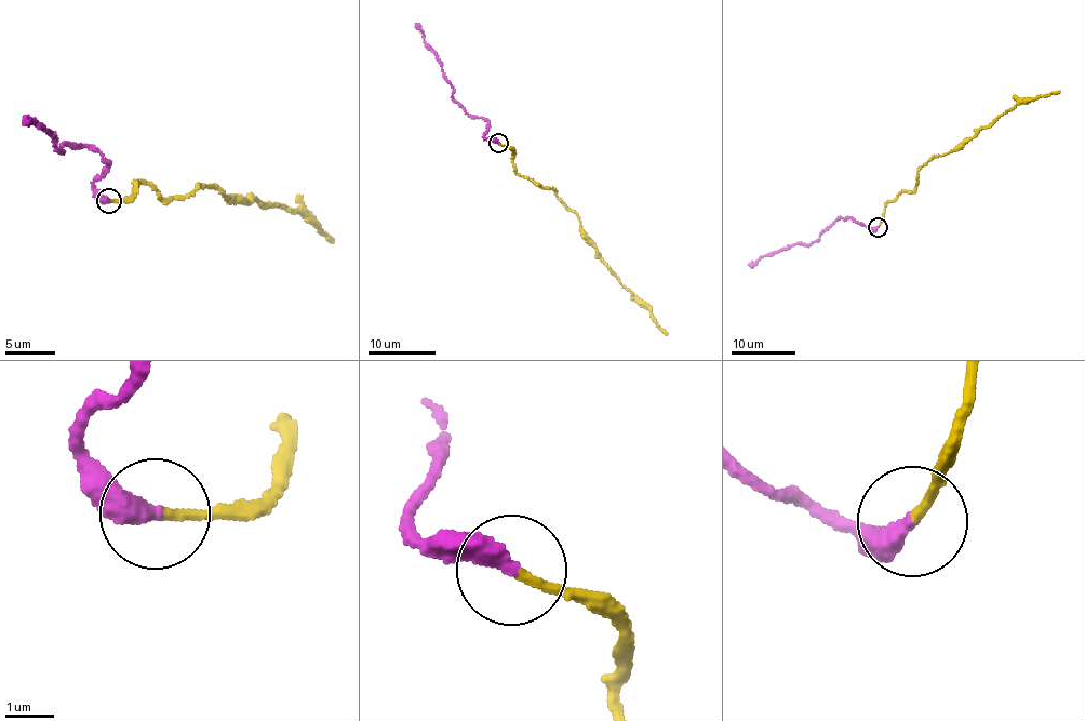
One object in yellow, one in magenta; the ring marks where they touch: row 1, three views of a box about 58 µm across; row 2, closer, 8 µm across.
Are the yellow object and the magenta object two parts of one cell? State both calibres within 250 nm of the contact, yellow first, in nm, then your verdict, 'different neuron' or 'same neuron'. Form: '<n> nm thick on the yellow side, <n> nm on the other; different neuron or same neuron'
190 nm thick on the yellow side, 400 nm on the other; same neuron

